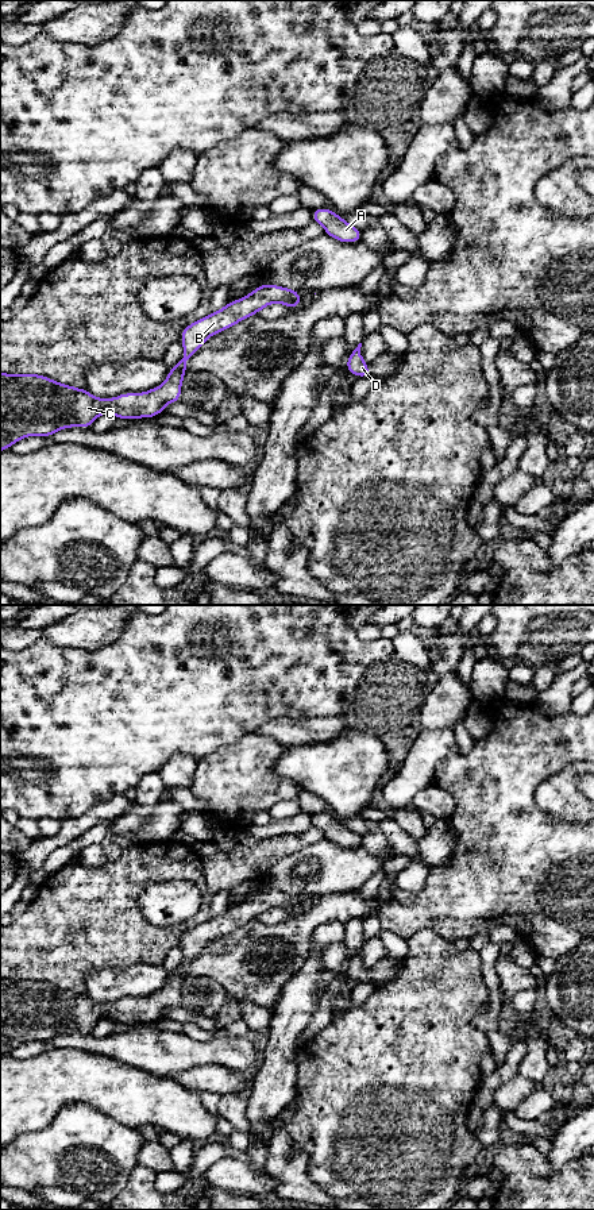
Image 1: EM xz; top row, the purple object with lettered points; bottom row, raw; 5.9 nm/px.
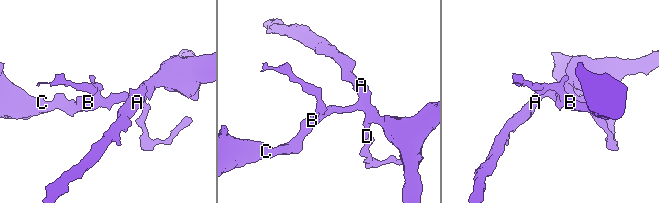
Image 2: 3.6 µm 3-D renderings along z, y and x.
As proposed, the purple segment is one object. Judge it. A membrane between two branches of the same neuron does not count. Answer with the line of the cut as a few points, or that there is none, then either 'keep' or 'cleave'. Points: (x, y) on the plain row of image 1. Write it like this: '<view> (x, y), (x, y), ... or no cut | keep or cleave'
no cut | keep

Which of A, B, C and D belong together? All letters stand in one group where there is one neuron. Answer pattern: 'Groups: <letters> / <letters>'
Groups: A B C D

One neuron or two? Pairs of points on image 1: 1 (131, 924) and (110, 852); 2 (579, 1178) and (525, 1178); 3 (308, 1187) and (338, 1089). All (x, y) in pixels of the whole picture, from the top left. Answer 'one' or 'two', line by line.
1: two
2: one
3: two

